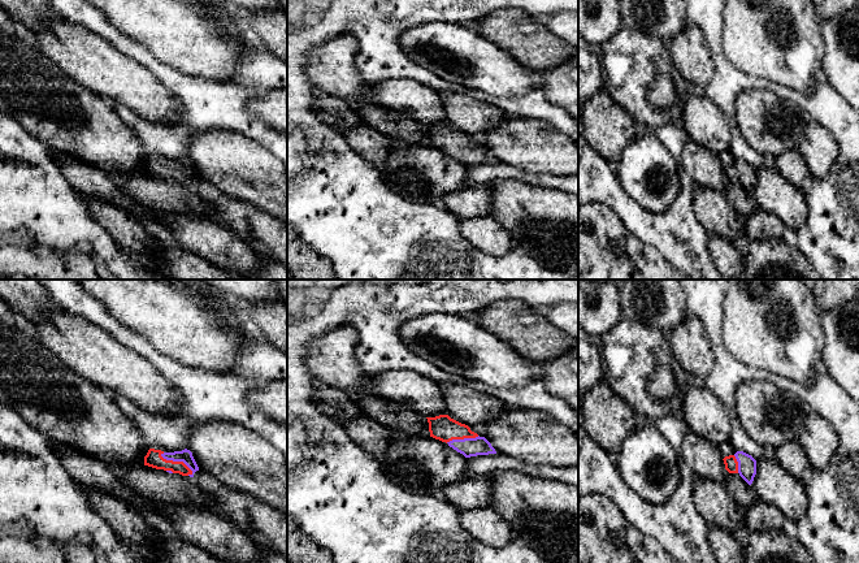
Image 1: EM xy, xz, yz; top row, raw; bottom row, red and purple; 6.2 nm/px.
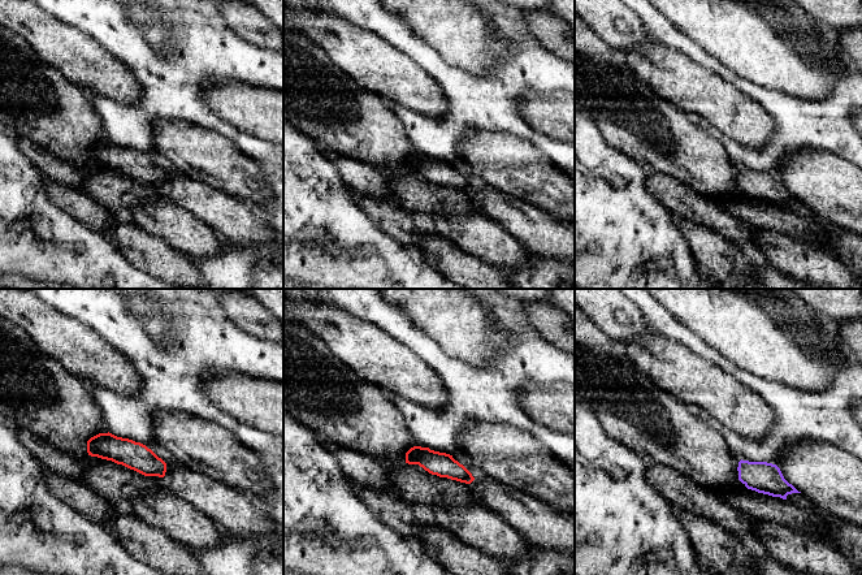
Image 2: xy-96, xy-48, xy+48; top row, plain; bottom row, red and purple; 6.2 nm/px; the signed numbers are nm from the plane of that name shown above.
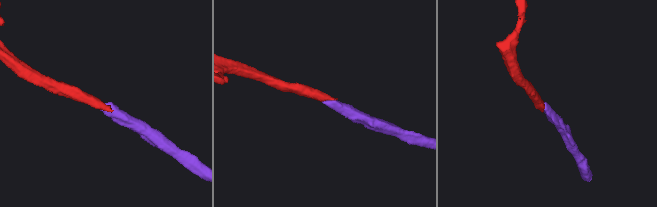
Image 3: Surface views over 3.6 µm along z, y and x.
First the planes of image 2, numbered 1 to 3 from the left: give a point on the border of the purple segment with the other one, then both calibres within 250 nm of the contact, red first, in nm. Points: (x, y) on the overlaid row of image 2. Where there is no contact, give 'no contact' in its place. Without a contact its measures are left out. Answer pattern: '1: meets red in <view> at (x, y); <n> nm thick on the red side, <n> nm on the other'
1: no contact
2: no contact
3: no contact

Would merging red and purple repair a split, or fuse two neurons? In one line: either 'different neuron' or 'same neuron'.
same neuron

